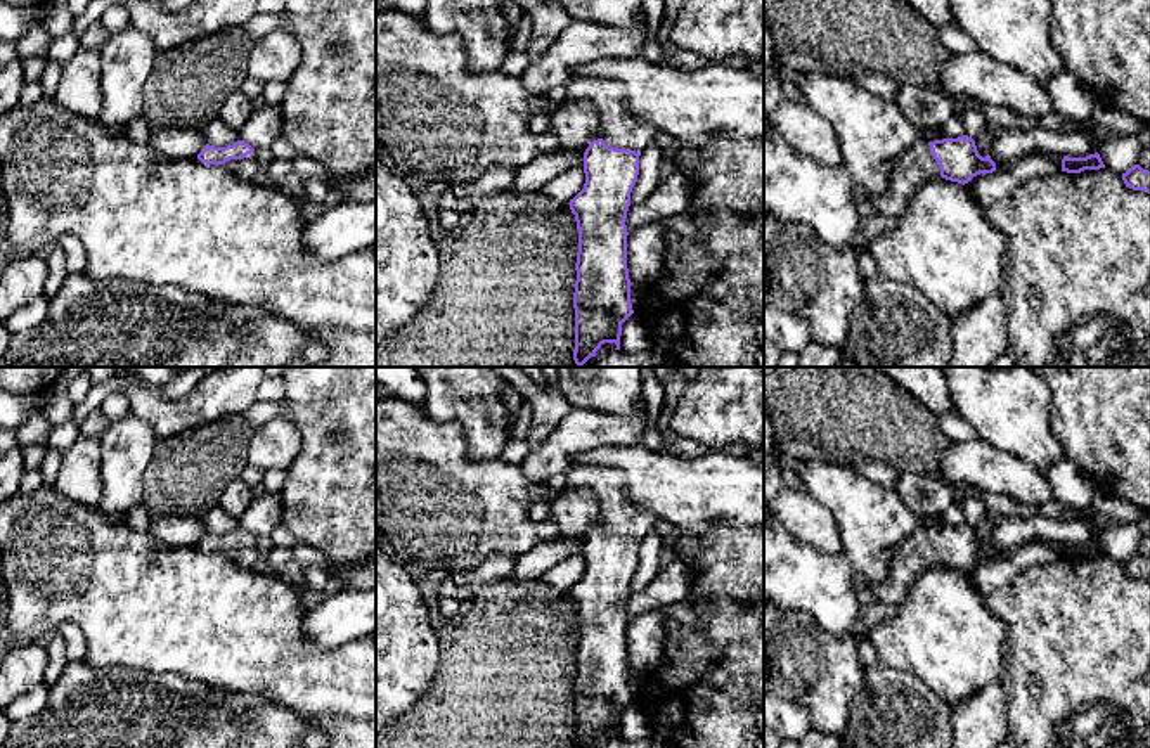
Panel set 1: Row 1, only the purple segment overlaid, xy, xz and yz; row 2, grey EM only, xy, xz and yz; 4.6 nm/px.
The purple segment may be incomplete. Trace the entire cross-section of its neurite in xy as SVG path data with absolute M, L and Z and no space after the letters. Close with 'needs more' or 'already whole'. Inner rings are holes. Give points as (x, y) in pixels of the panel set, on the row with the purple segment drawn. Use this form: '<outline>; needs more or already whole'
M242 140L227 147L206 144L197 154L197 159L206 164L225 164L230 173L244 182L253 182L258 168L255 149Z; needs more

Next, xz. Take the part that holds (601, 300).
M572 76L566 99L592 102L601 121L601 137L584 152L584 189L568 203L578 229L573 360L584 365L604 343L620 350L622 324L634 313L625 218L639 156L658 130L627 111L618 81Z; needs more

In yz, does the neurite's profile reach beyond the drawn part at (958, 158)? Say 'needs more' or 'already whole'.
needs more

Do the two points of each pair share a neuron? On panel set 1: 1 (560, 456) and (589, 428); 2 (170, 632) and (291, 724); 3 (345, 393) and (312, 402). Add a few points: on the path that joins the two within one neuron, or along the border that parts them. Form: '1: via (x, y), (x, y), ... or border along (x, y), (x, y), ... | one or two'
1: via (567, 449), (582, 433) | one
2: border along (210, 684), (229, 691), (257, 693), (288, 707) | two
3: via (336, 402), (321, 402) | one

